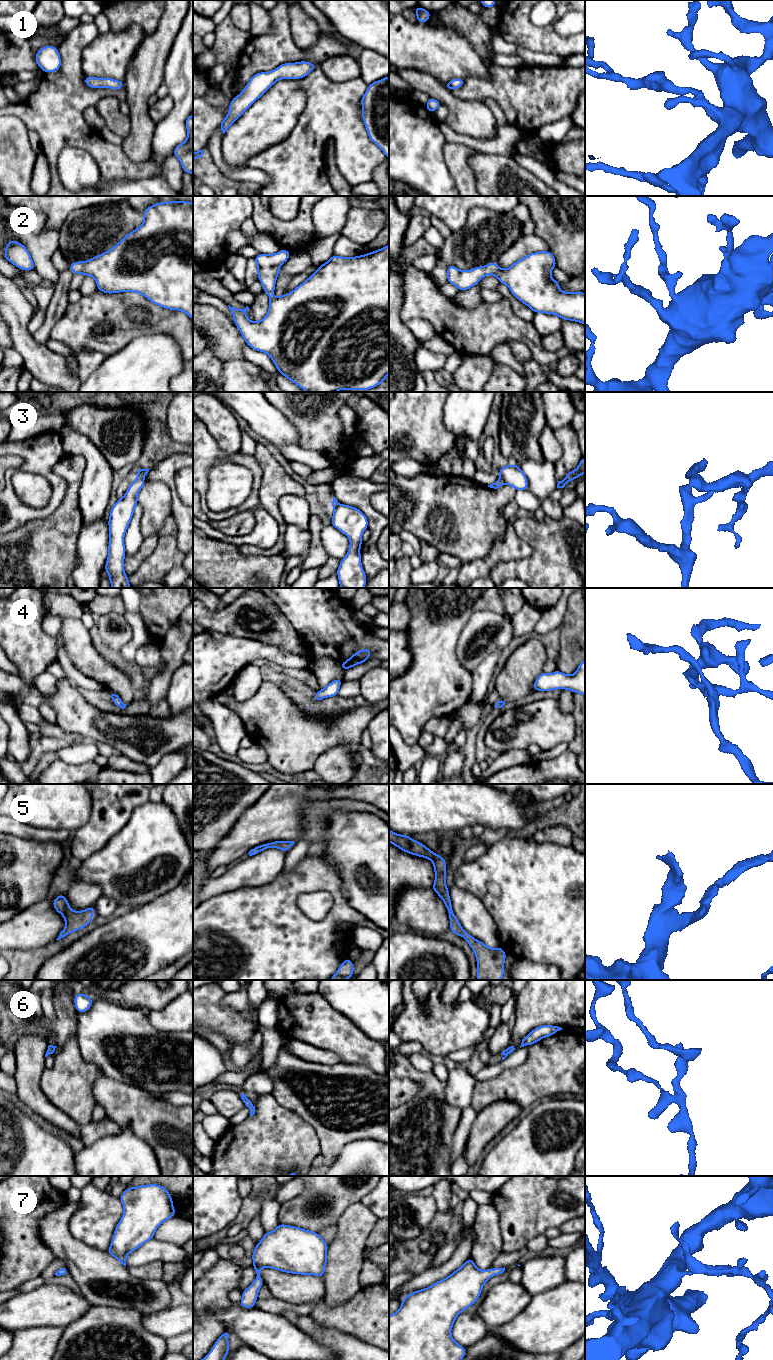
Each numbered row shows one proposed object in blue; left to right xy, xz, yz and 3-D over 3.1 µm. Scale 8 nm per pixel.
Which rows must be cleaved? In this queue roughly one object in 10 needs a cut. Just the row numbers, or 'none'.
3

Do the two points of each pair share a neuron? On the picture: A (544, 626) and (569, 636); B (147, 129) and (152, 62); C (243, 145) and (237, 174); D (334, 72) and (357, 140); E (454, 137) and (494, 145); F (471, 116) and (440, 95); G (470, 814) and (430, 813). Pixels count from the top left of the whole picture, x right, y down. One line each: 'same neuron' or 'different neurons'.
A: different neurons
B: same neuron
C: different neurons
D: different neurons
E: same neuron
F: same neuron
G: same neuron

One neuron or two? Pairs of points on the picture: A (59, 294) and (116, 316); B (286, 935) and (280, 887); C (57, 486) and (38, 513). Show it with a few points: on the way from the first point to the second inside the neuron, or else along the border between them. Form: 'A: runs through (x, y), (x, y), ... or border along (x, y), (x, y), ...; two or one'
A: border along (69, 303), (62, 316), (55, 323); two
B: runs through (280, 923), (280, 899); one
C: runs through (57, 494), (55, 501), (46, 510); one

